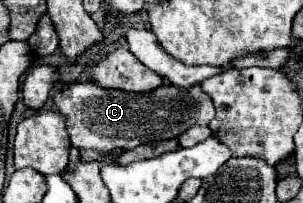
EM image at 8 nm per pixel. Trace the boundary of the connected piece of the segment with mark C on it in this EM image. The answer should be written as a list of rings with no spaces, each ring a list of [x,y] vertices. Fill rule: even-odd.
[[[94,83],[66,85],[54,95],[56,107],[68,119],[70,141],[76,149],[96,149],[110,153],[114,149],[134,149],[144,143],[158,143],[182,135],[194,125],[208,125],[214,117],[210,95],[200,85],[180,89],[162,85],[148,93],[126,93],[102,89]]]

